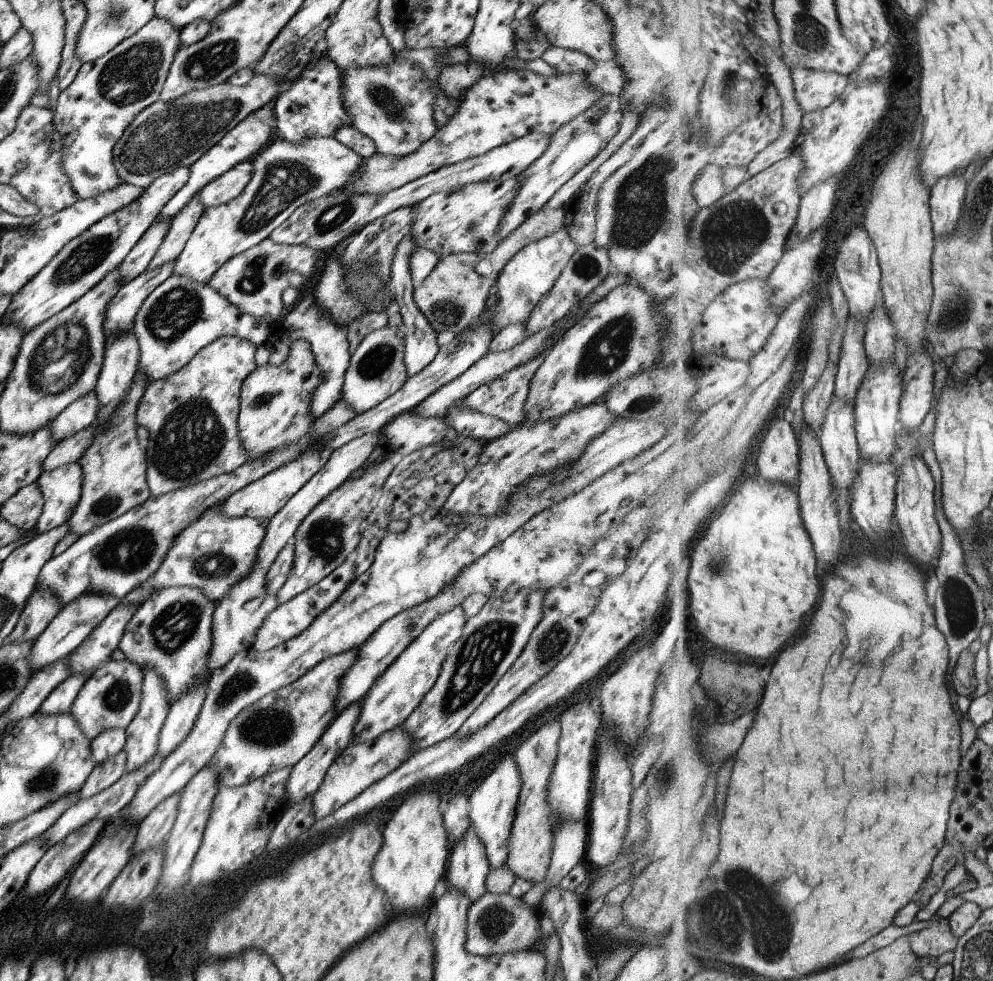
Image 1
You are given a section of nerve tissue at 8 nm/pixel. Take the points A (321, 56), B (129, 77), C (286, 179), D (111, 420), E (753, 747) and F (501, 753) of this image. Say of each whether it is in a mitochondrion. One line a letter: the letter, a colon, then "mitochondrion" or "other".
A: other
B: mitochondrion
C: mitochondrion
D: other
E: other
F: other

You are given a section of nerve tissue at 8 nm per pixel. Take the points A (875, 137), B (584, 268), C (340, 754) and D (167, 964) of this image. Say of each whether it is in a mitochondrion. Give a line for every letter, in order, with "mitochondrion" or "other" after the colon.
A: other
B: mitochondrion
C: other
D: other

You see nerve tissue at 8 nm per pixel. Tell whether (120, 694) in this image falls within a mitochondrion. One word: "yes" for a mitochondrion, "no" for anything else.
yes

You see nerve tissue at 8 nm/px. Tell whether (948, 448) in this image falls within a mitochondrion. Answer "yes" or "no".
no

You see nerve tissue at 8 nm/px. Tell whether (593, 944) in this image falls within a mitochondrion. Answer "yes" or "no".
no

